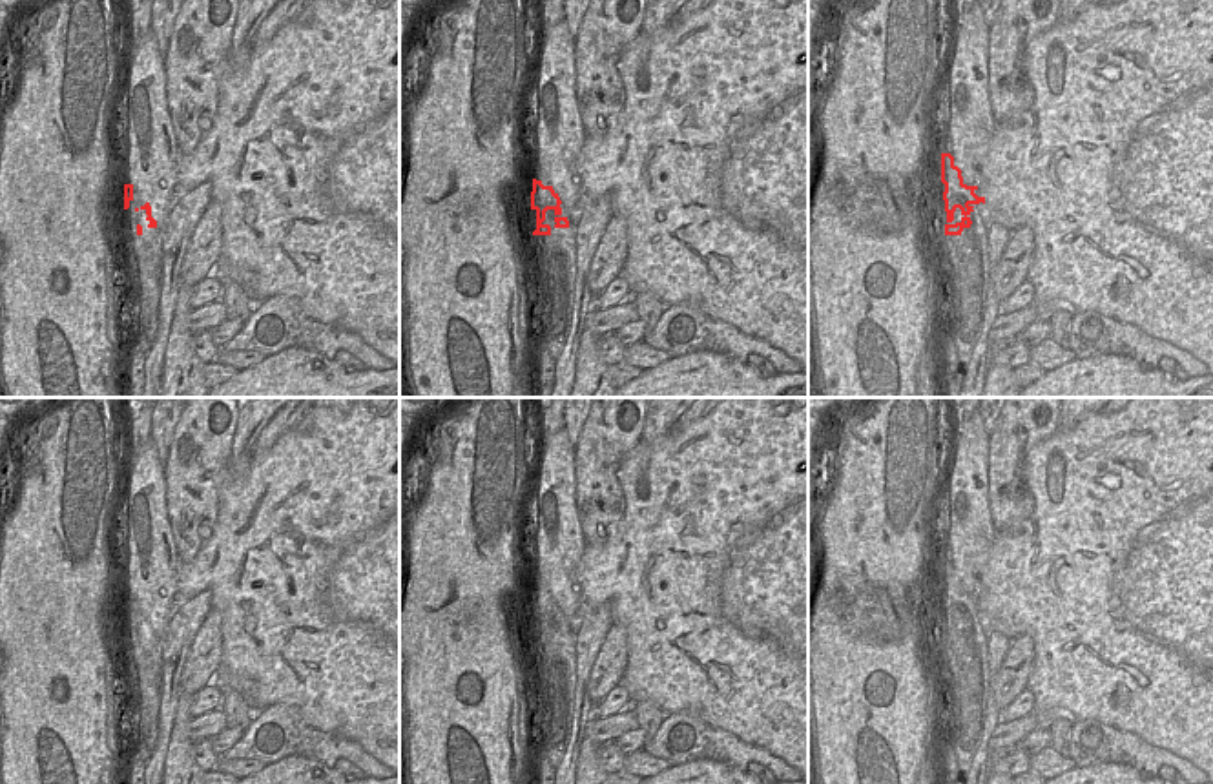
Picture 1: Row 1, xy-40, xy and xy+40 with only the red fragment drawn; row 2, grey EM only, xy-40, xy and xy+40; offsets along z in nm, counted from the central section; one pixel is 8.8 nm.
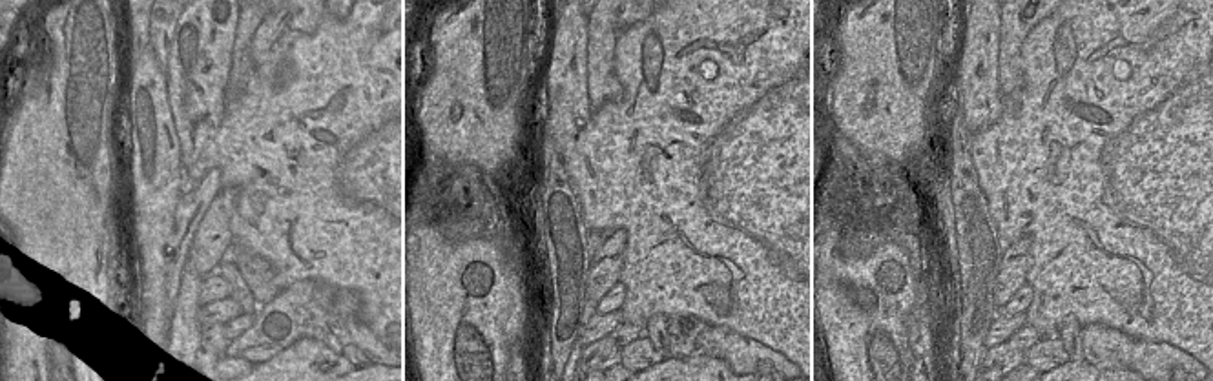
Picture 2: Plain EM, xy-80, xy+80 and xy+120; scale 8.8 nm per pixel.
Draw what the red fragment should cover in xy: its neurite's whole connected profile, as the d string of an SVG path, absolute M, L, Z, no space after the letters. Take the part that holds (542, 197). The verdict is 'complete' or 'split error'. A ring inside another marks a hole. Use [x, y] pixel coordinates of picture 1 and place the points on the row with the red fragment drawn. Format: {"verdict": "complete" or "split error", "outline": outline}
{"verdict": "complete", "outline": "M533 179L531 210L536 211L536 230L533 235L551 235L551 226L545 224L545 211L553 210L555 215L562 215L562 201L553 186L544 186L542 181Z"}

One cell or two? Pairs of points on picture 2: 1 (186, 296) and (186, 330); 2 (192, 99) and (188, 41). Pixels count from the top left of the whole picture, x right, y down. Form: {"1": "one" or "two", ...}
{"1": "one", "2": "one"}

